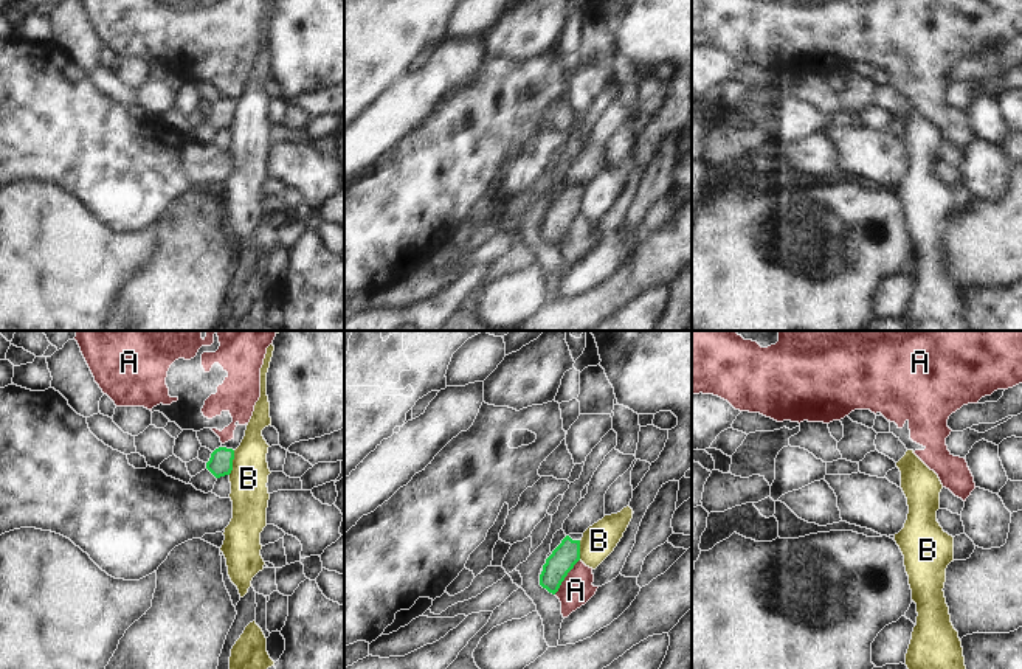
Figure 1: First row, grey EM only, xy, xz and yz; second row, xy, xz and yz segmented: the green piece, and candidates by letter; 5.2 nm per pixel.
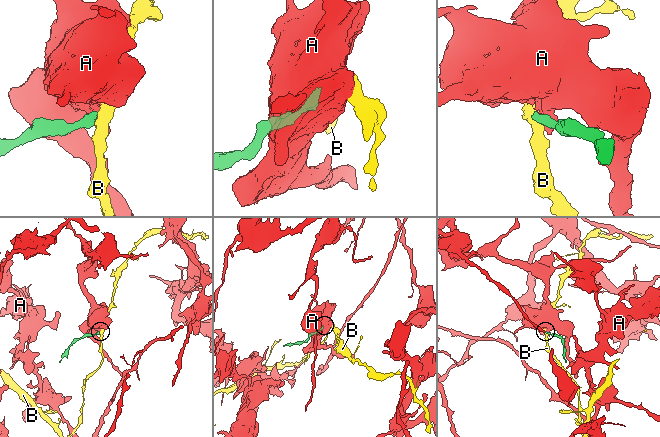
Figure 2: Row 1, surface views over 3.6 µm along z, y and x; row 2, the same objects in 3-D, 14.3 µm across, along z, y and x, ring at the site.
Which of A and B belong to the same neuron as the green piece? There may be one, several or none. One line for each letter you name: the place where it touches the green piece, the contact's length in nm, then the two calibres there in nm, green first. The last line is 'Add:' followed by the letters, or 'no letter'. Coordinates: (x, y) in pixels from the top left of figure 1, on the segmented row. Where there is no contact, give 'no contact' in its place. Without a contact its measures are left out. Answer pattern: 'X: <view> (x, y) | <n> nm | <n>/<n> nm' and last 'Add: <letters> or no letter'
Add: no letter

